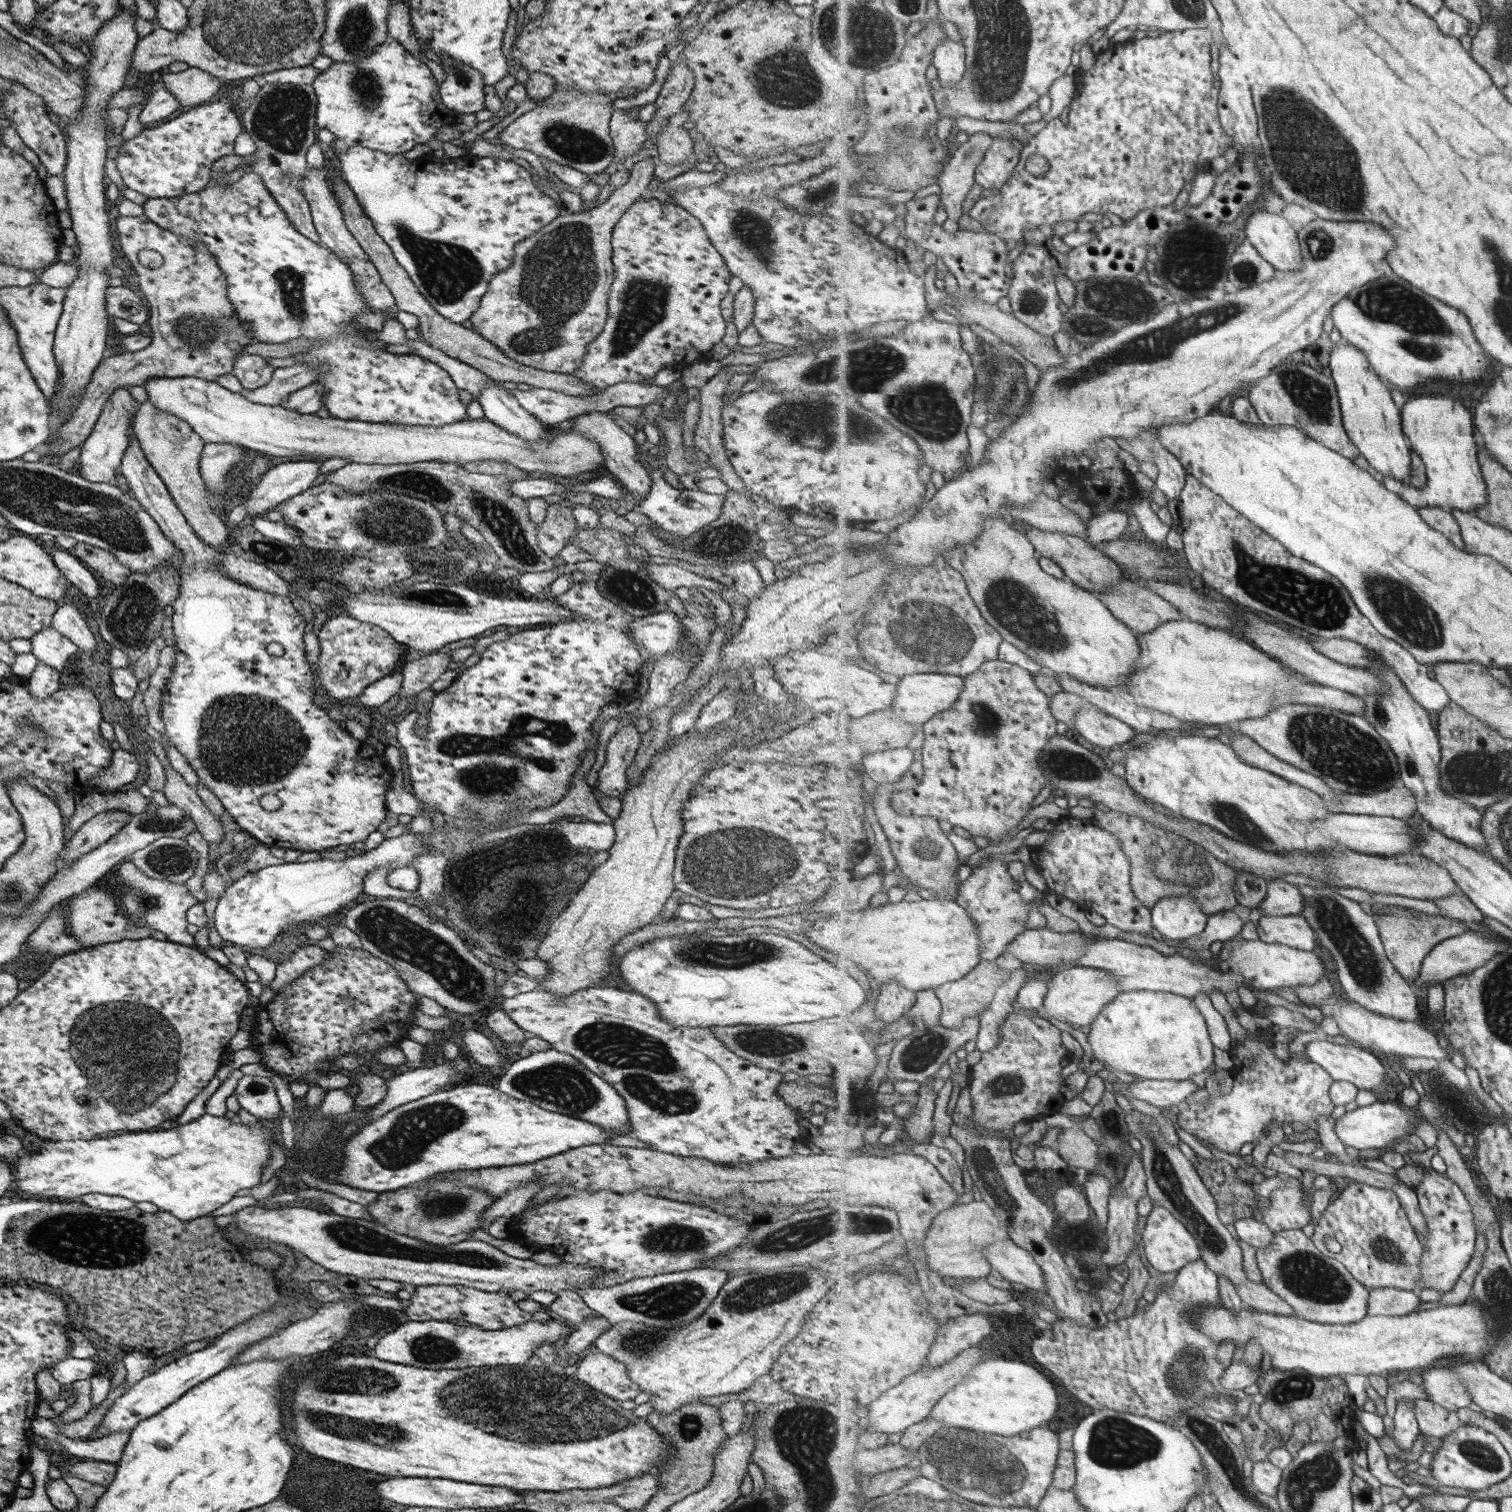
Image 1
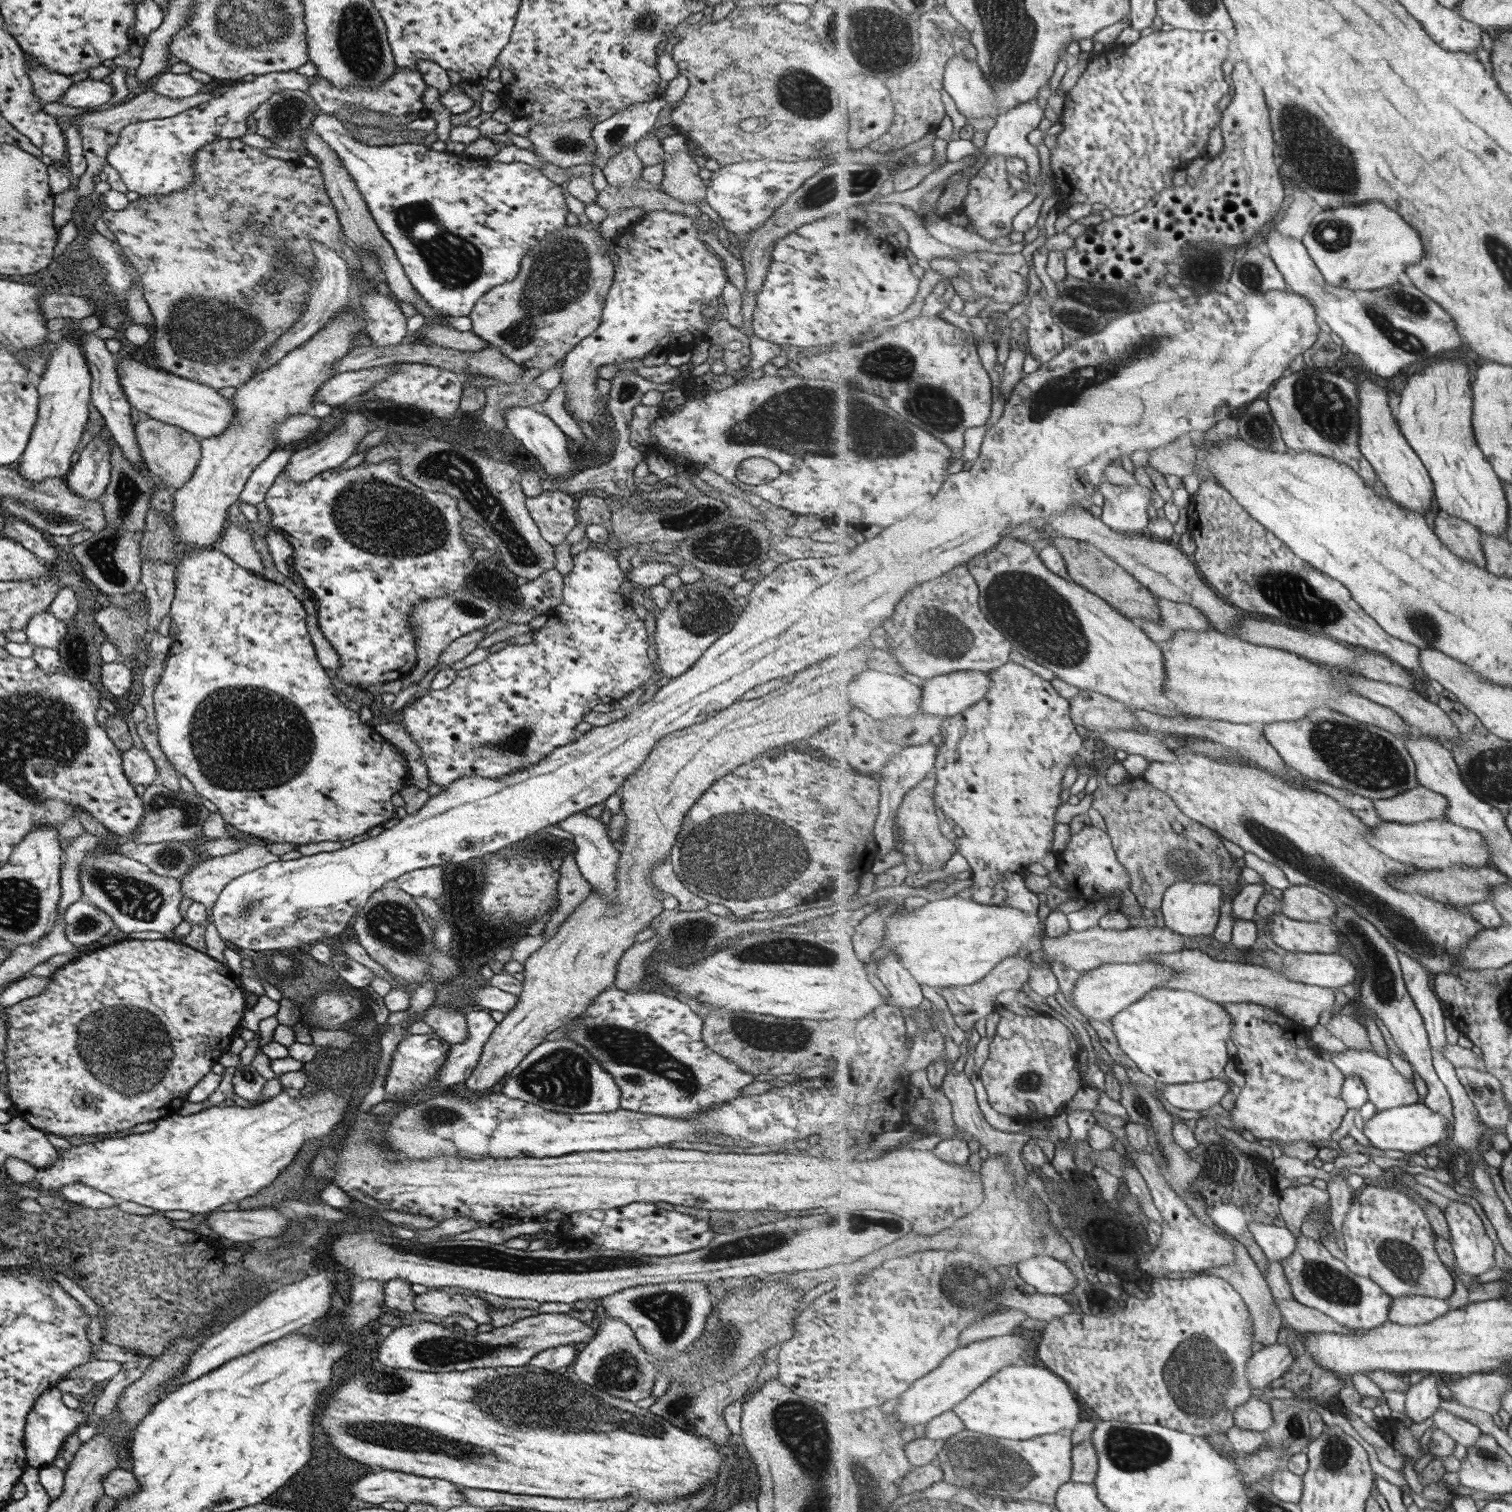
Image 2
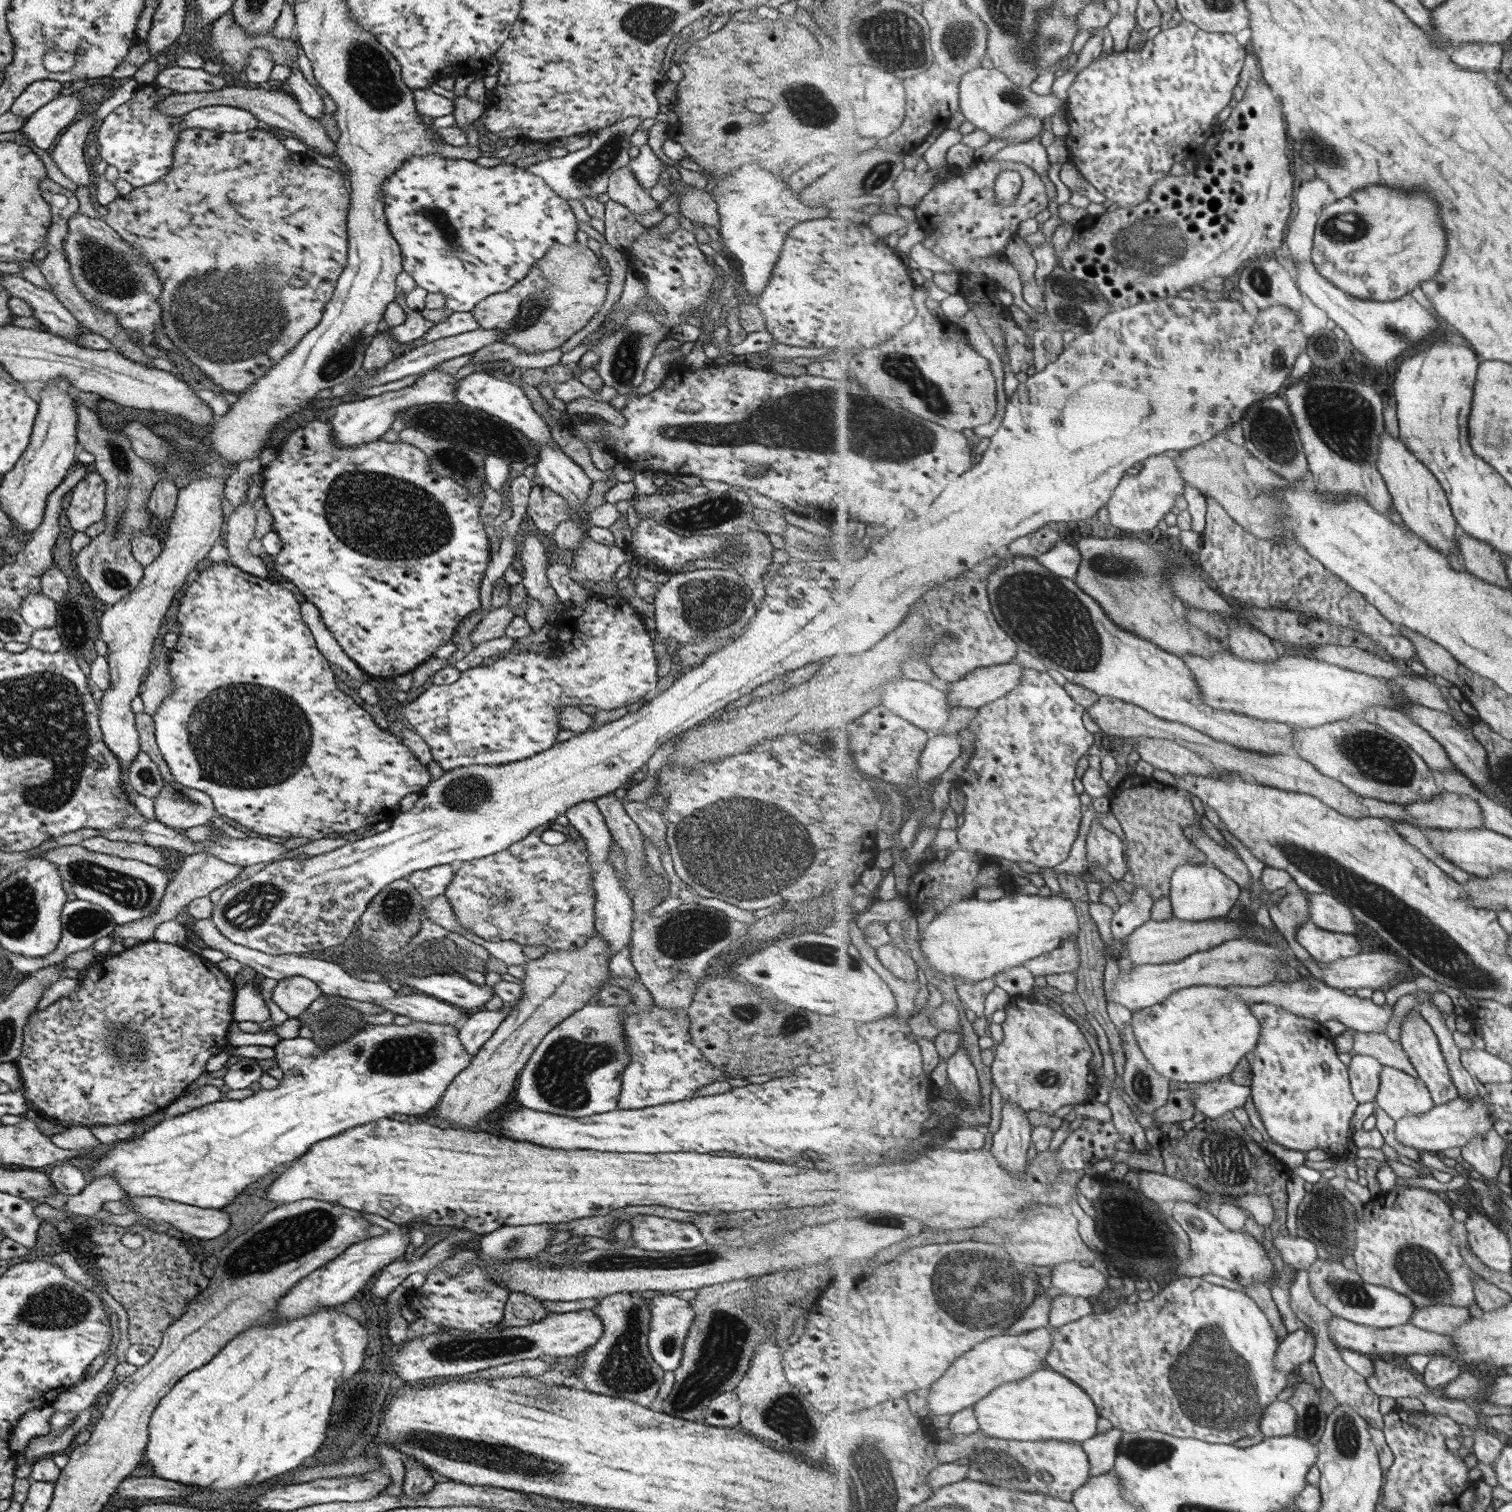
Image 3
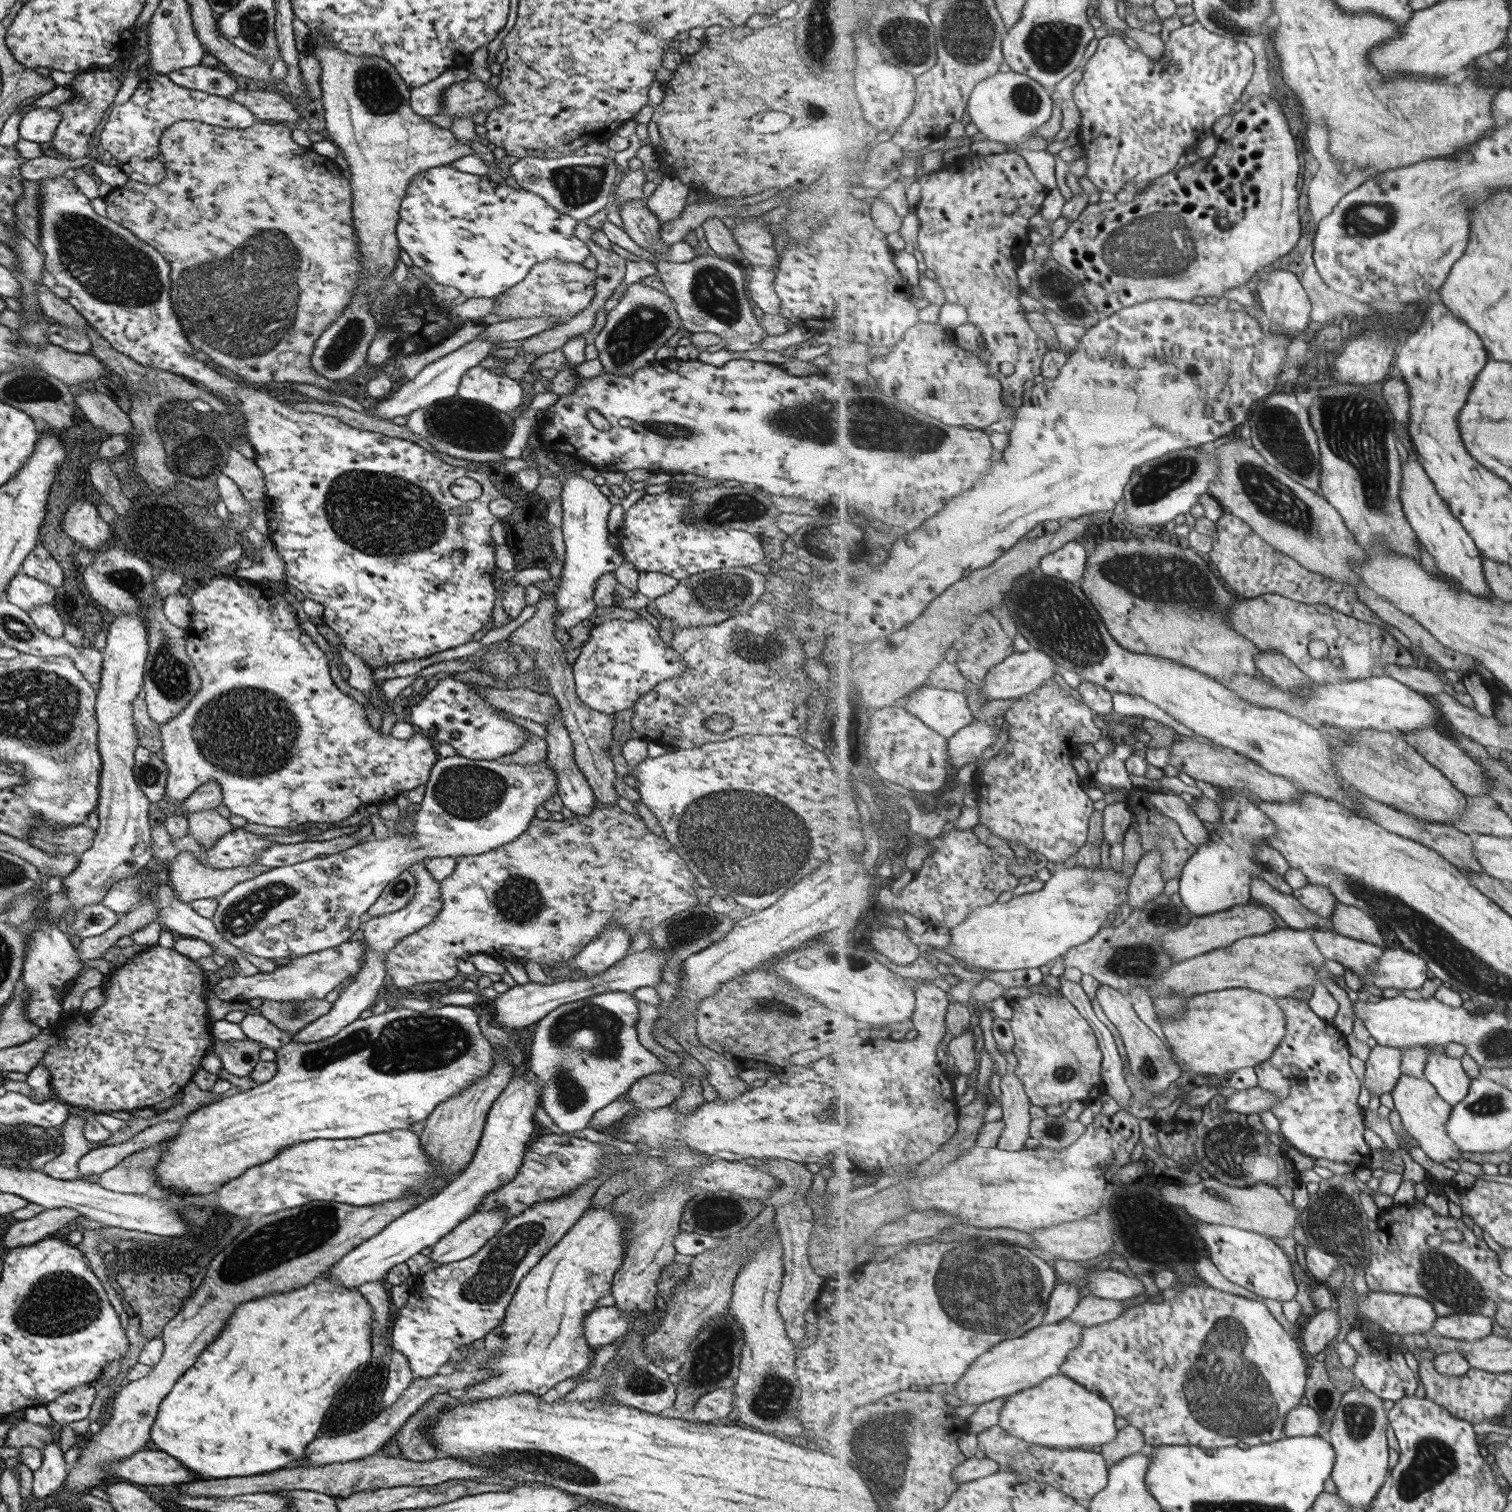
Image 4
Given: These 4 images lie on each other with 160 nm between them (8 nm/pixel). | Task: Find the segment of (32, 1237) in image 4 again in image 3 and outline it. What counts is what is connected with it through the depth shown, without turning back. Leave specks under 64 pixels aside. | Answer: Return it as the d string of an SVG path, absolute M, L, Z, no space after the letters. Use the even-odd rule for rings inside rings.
M111 1175L93 1176L85 1188L67 1197L64 1205L59 1209L88 1217L102 1209L102 1202L121 1200L124 1196L126 1192Z

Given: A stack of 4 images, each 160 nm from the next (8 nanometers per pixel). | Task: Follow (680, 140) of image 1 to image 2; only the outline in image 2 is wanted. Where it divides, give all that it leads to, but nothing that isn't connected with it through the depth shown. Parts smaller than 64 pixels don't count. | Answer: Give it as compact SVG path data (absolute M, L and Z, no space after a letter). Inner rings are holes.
M687 150L666 156L662 165L659 186L663 193L687 204L705 201L705 182L699 179L699 165L695 164Z

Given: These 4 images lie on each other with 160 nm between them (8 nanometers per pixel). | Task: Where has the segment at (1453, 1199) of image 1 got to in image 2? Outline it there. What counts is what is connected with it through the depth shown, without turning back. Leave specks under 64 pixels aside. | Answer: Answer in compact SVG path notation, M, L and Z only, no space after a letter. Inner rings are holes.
M1450 1201L1449 1206L1443 1212L1449 1232L1452 1236L1451 1244L1453 1245L1453 1253L1456 1254L1458 1260L1458 1268L1452 1270L1457 1276L1461 1273L1467 1273L1477 1276L1483 1272L1489 1272L1495 1266L1495 1242L1487 1236L1487 1230L1483 1226L1483 1220L1479 1218L1479 1214L1462 1201Z

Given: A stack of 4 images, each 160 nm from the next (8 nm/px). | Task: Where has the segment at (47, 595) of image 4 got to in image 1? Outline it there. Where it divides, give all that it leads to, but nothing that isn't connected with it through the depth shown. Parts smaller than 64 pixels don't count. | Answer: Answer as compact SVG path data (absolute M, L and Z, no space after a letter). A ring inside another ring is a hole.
M53 628L39 630L30 638L30 653L39 662L58 670L59 674L65 663L76 657L77 647Z

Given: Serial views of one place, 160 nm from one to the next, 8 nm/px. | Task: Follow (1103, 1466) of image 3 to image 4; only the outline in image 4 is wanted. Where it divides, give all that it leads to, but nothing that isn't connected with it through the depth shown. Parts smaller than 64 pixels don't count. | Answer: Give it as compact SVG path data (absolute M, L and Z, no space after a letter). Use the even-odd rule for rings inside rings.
M1128 1424L1120 1430L1120 1435L1115 1441L1103 1445L1098 1451L1105 1458L1108 1467L1111 1468L1115 1462L1142 1453L1146 1449L1146 1438L1142 1430Z

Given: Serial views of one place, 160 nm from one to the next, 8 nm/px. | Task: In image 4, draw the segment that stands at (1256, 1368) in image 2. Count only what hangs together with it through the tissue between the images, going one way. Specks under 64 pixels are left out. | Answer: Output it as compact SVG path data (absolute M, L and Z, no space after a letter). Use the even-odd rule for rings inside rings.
M1331 1308L1329 1311L1318 1312L1308 1325L1299 1333L1299 1340L1305 1352L1313 1356L1327 1348L1330 1341L1341 1332L1341 1314Z

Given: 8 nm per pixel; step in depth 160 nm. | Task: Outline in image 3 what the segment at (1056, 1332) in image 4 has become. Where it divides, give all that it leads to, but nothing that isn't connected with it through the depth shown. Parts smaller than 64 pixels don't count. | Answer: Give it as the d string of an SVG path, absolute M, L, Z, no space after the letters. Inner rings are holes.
M1053 1326L1039 1328L1037 1330L1031 1330L1025 1334L1020 1335L997 1335L995 1338L989 1338L989 1342L983 1342L978 1344L973 1350L966 1352L963 1356L960 1356L953 1364L951 1368L942 1376L935 1384L930 1386L930 1393L926 1397L928 1407L932 1411L929 1415L932 1416L938 1414L955 1414L961 1412L966 1408L973 1407L980 1400L983 1400L986 1396L989 1396L996 1388L1007 1384L1009 1382L1017 1382L1018 1380L1025 1379L1031 1376L1033 1372L1043 1369L1046 1358L1053 1348Z

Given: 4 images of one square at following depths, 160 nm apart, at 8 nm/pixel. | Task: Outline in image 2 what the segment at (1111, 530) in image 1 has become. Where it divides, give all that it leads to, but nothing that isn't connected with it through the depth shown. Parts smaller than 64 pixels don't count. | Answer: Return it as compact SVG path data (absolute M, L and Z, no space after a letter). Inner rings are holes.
M1107 481L1100 486L1104 497L1101 520L1112 530L1130 535L1140 532L1151 523L1149 506L1156 491L1143 485L1115 485Z

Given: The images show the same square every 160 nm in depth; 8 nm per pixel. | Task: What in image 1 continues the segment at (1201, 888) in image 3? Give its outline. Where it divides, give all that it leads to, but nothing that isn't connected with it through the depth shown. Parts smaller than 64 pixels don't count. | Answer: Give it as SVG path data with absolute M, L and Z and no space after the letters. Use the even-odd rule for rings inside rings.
M1194 896L1165 897L1152 908L1152 923L1164 940L1181 942L1201 934L1210 916Z

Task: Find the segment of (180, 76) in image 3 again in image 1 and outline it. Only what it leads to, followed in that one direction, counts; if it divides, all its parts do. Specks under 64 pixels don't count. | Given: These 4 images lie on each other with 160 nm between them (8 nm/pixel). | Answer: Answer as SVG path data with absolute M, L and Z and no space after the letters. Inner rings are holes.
M161 80L151 81L146 104L138 114L138 120L143 124L143 128L160 122L165 118L178 112L178 100L173 93L170 93Z

